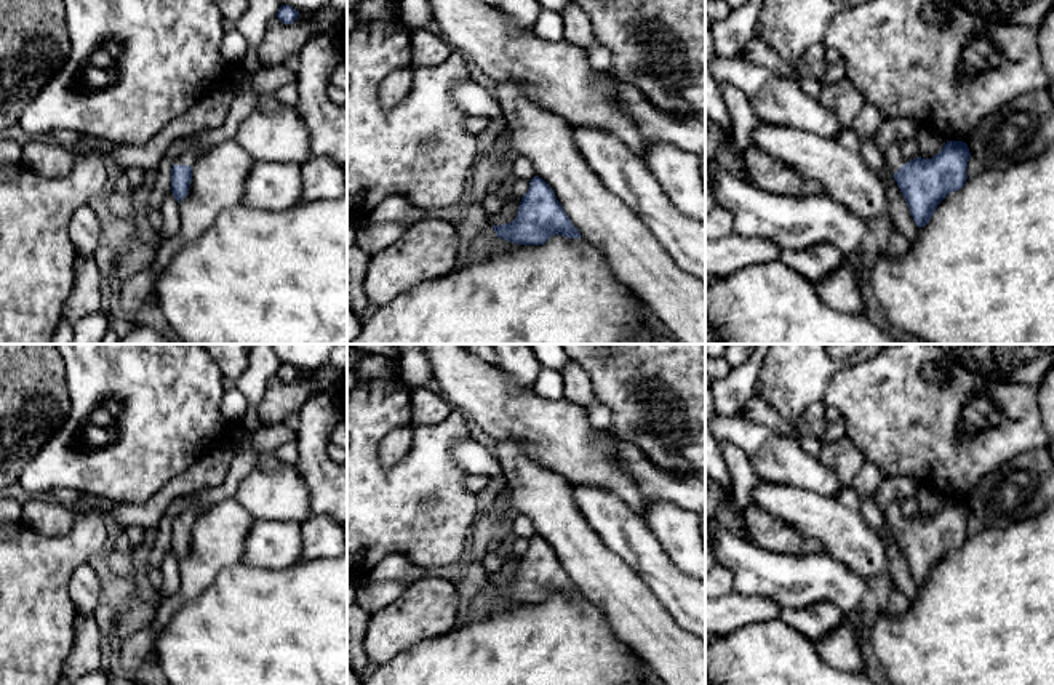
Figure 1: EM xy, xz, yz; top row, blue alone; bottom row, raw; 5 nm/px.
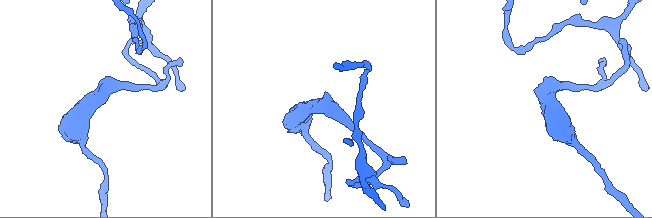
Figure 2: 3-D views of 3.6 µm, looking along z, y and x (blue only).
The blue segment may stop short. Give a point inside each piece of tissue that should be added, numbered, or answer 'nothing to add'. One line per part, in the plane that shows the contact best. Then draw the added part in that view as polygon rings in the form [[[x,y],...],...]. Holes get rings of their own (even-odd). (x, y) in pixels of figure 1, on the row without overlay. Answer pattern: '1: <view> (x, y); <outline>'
1: xy (187, 516); [[[197,493],[197,495],[192,495],[195,503],[189,507],[189,509],[184,509],[176,519],[173,523],[189,523],[189,525],[194,525],[195,520],[197,520],[197,511],[198,509],[203,509],[206,511],[210,506],[211,506],[211,501],[205,499],[202,496],[202,493]]]

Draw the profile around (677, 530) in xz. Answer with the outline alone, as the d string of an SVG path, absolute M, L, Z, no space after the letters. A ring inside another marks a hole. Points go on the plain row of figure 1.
M645 498L640 517L680 571L705 581L705 539L699 528L699 514L659 498Z

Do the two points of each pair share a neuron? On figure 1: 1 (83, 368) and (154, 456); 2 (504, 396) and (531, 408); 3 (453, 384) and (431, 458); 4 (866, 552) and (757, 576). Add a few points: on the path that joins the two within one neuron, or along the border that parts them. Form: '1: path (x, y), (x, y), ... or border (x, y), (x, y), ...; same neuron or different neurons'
1: path (111, 376), (139, 405), (139, 429); same neuron
2: path (511, 402), (517, 408), (525, 408); same neuron
3: border (458, 408), (469, 418); different neurons
4: border (824, 551), (867, 580); different neurons

